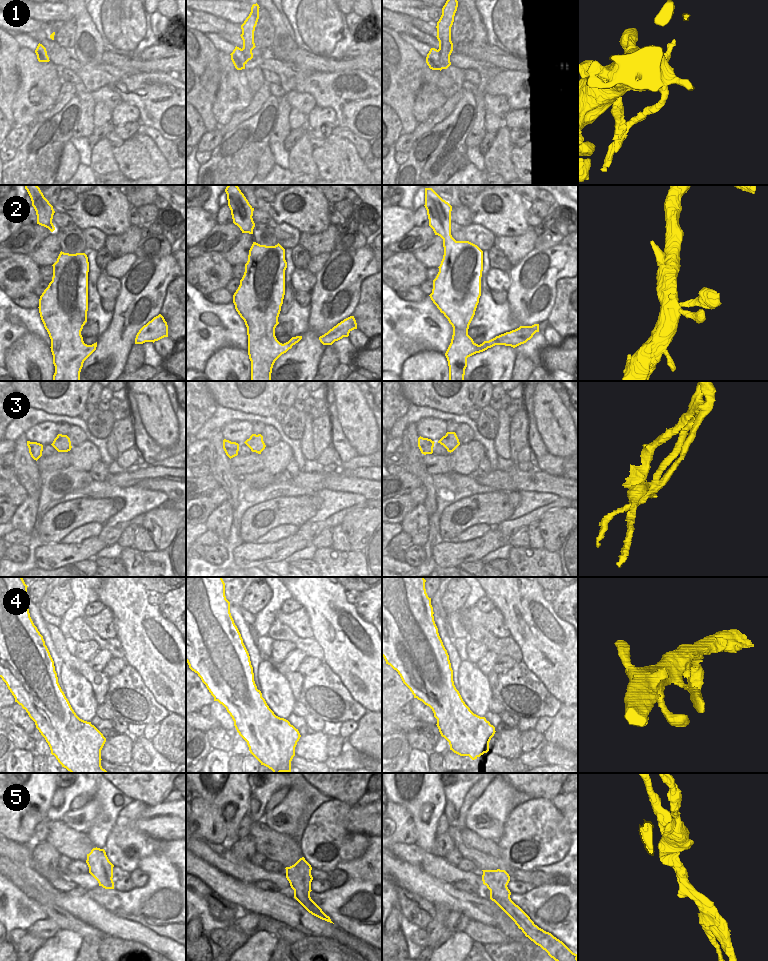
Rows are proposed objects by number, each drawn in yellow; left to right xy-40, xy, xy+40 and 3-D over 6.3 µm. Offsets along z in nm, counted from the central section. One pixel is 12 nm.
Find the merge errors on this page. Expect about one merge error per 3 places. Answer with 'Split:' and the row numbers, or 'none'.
Split: 3, 5.

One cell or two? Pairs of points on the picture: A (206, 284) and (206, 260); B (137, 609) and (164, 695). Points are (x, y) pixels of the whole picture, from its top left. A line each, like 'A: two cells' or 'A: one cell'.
A: one cell
B: one cell

